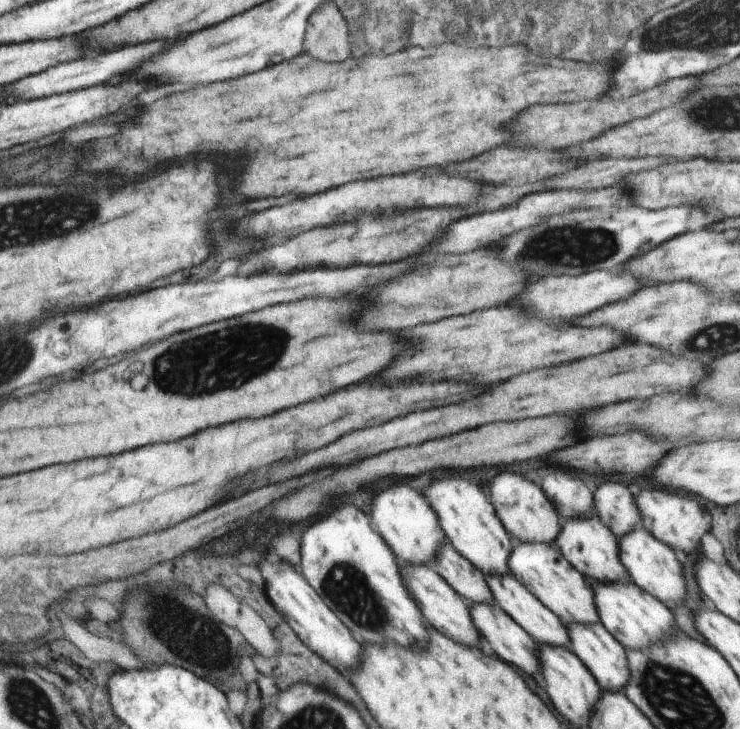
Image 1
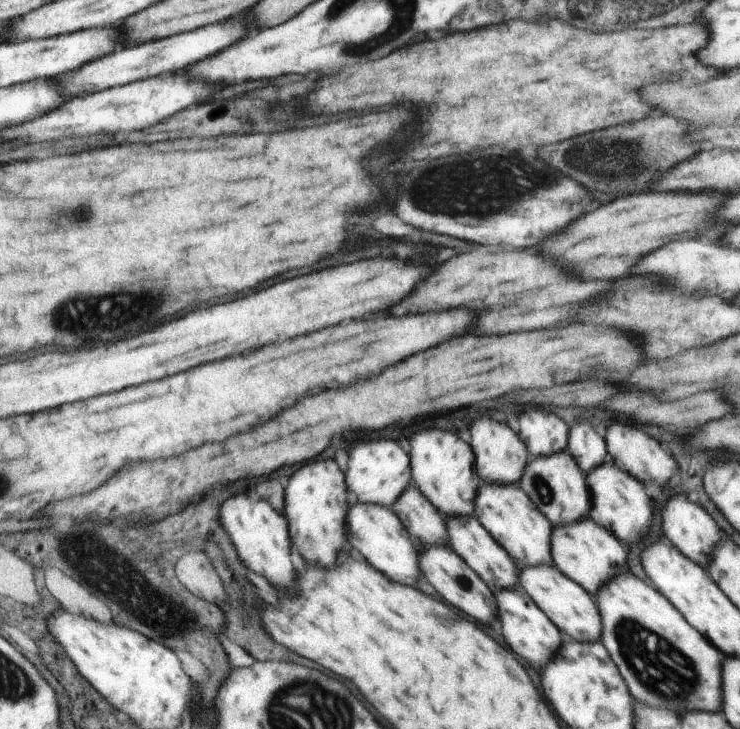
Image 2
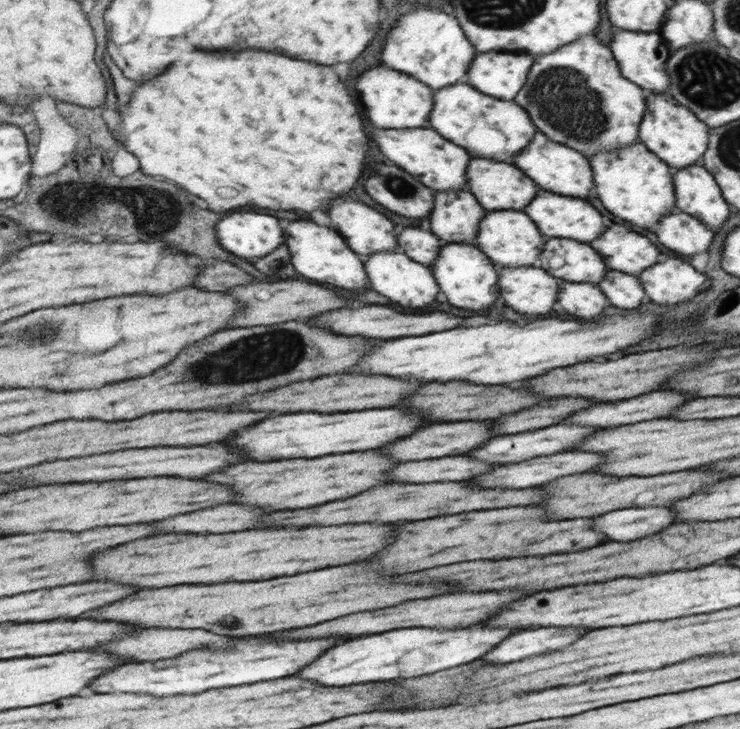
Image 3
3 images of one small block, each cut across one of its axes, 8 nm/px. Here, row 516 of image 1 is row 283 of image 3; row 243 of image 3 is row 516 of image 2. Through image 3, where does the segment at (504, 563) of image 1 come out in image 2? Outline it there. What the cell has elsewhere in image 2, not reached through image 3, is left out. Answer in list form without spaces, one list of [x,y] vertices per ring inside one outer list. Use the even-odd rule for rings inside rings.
[[[420,430],[410,436],[409,449],[415,487],[429,498],[442,516],[458,518],[474,515],[474,502],[477,501],[478,490],[485,482],[476,474],[473,448],[452,432]]]

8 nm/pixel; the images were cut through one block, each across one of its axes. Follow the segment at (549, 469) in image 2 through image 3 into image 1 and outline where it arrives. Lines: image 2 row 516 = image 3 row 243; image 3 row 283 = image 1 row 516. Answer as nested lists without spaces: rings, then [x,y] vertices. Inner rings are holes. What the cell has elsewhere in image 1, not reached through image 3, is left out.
[[[595,514],[592,518],[568,518],[562,524],[562,530],[558,532],[554,544],[559,547],[561,553],[565,555],[574,567],[579,571],[589,582],[631,582],[629,572],[622,564],[620,556],[621,551],[618,548],[619,539],[608,530],[608,526],[604,526],[600,522],[600,518]]]

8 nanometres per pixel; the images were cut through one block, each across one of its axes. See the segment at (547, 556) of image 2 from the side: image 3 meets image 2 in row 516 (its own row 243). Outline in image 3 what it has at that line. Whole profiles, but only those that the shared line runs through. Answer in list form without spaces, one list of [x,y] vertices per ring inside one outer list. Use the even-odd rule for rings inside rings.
[[[492,210],[486,211],[481,220],[475,246],[487,253],[499,266],[516,268],[533,266],[540,261],[545,248],[546,237],[537,227],[536,222],[525,211],[520,210]]]

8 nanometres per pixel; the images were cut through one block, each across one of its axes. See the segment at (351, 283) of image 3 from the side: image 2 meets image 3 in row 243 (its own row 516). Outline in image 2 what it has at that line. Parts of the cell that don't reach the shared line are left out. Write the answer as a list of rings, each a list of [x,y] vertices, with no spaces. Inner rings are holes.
[[[316,460],[294,472],[288,486],[286,515],[290,530],[294,530],[294,544],[308,562],[322,562],[322,566],[332,566],[344,544],[350,546],[348,526],[344,526],[349,510],[344,474],[336,462]]]

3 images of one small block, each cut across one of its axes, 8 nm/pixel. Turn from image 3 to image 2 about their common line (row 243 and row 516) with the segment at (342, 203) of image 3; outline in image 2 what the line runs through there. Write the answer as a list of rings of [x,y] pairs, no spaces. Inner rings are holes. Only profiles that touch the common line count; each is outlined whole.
[[[355,500],[354,504],[350,504],[349,516],[346,517],[350,546],[358,550],[362,556],[366,556],[368,562],[374,562],[378,570],[390,574],[390,578],[398,578],[398,582],[406,582],[412,586],[418,580],[418,584],[426,584],[422,568],[418,566],[420,554],[416,552],[414,542],[410,542],[407,527],[402,526],[400,521],[394,511],[380,504],[362,504]]]

